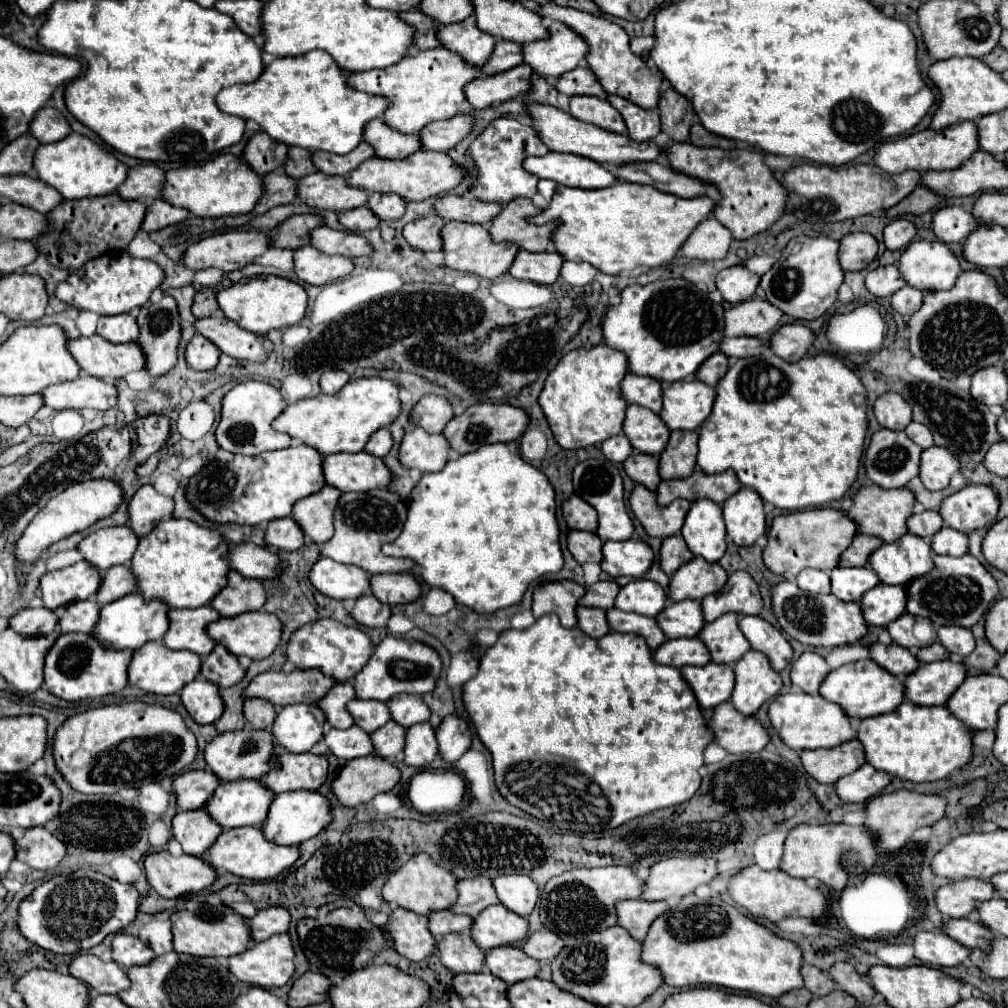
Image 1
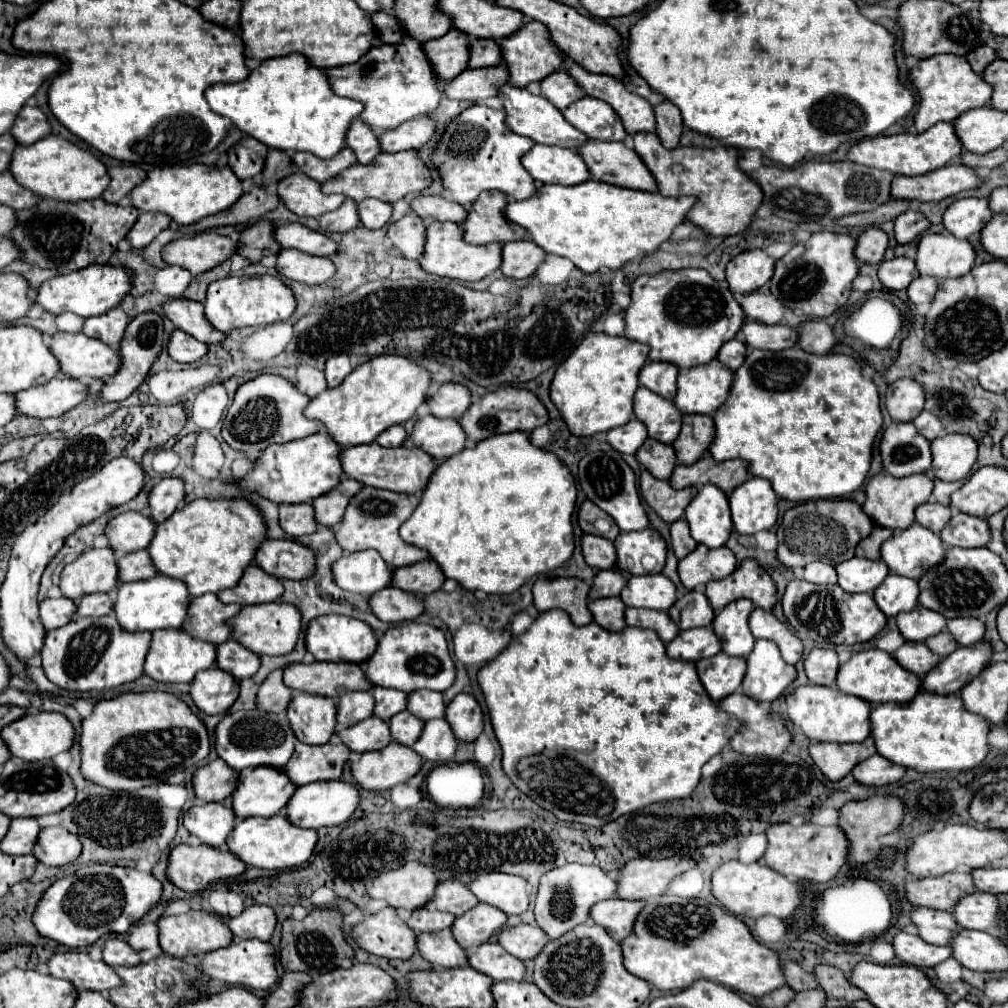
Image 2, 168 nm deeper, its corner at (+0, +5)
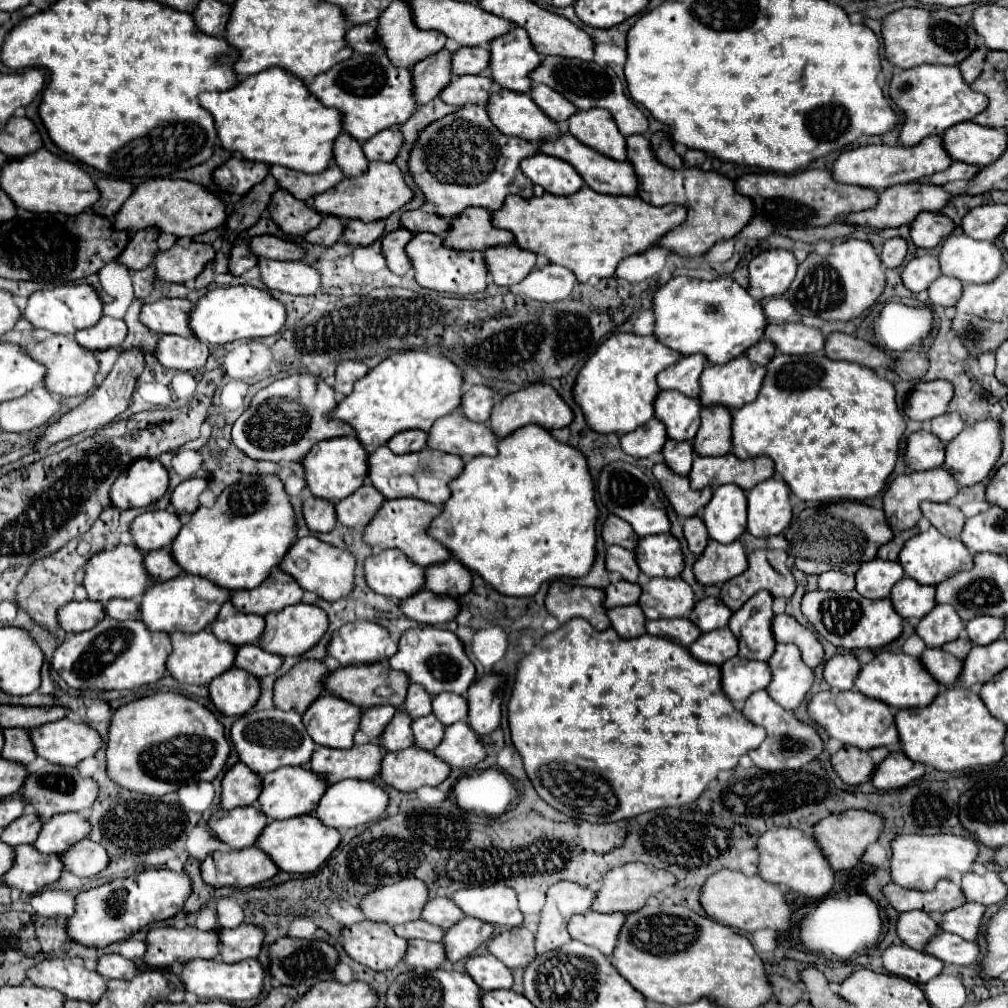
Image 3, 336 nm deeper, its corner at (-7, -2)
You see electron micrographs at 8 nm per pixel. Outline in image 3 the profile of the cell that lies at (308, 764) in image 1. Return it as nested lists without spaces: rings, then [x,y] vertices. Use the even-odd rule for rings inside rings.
[[[360,744],[348,750],[316,746],[310,768],[318,774],[324,774],[330,784],[342,782],[346,778],[372,780],[380,774],[382,758],[384,748],[380,744]]]

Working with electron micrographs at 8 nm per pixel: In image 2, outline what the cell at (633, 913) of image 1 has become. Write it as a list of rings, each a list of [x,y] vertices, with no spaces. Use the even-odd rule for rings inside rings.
[[[611,897],[593,905],[593,923],[605,927],[609,935],[617,937],[617,941],[623,941],[629,933],[633,933],[635,919],[643,907],[645,901],[627,901]]]

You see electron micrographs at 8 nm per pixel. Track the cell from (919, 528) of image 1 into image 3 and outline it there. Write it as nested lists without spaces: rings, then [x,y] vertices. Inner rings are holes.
[[[924,502],[922,514],[928,518],[928,522],[934,528],[938,528],[944,536],[950,536],[950,538],[958,538],[964,528],[964,522],[966,522],[966,516],[962,514],[962,510],[948,502],[946,504]]]

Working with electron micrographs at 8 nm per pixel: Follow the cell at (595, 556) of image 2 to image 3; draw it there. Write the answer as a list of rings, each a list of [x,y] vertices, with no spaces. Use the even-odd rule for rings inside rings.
[[[608,546],[606,548],[606,568],[610,572],[620,572],[622,578],[628,582],[636,582],[638,574],[640,574],[634,552],[630,552],[622,546]]]

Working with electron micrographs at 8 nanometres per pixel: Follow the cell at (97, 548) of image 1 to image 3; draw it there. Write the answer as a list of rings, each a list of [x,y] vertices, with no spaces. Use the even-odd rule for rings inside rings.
[[[170,510],[144,512],[130,526],[136,546],[140,546],[144,552],[170,546],[172,540],[178,536],[180,528],[182,520]]]

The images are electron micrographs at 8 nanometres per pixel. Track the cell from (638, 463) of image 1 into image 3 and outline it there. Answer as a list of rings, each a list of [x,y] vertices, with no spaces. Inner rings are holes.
[[[668,440],[664,444],[662,450],[664,462],[680,476],[688,476],[690,468],[692,468],[692,460],[694,460],[694,448],[690,440],[684,442],[676,442],[676,440]]]

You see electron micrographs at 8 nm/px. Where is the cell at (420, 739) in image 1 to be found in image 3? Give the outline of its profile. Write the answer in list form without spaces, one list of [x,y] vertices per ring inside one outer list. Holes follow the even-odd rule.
[[[462,720],[446,728],[446,736],[434,754],[448,762],[452,768],[474,768],[486,758],[486,748],[482,738],[472,732],[466,720]]]

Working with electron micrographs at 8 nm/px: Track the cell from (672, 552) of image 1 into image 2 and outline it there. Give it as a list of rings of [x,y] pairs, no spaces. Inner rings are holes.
[[[679,519],[671,525],[671,547],[677,559],[683,559],[697,547],[693,537],[689,537],[689,525],[685,525],[685,519]]]

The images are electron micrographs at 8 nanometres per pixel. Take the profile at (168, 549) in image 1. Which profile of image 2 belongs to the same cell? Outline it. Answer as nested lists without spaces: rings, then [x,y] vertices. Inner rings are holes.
[[[195,499],[195,501],[187,503],[183,509],[177,509],[161,525],[157,525],[155,537],[151,539],[147,553],[149,553],[157,573],[183,581],[187,585],[187,591],[195,593],[191,597],[199,597],[203,593],[217,593],[221,589],[229,589],[229,587],[237,585],[243,569],[253,561],[255,549],[261,545],[263,539],[265,539],[263,517],[247,501],[243,501],[243,499],[233,499],[233,501],[229,501],[229,499],[217,499],[217,501]],[[227,507],[239,507],[239,515]]]

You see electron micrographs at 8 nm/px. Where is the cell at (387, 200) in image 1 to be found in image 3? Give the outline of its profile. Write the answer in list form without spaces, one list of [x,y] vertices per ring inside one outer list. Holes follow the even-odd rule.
[[[348,220],[344,226],[344,236],[354,246],[370,246],[384,234],[384,220],[374,220],[372,224],[360,224],[360,220]]]

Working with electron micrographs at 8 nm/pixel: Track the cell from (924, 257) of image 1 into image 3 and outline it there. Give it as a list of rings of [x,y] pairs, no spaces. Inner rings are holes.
[[[952,234],[942,244],[940,268],[946,276],[956,276],[964,284],[986,284],[998,278],[1004,268],[1004,258],[992,242]]]

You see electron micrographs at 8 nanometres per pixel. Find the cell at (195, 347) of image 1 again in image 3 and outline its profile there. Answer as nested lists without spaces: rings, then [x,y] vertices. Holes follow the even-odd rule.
[[[160,336],[154,350],[156,360],[172,370],[196,370],[206,364],[208,346],[196,338]]]

